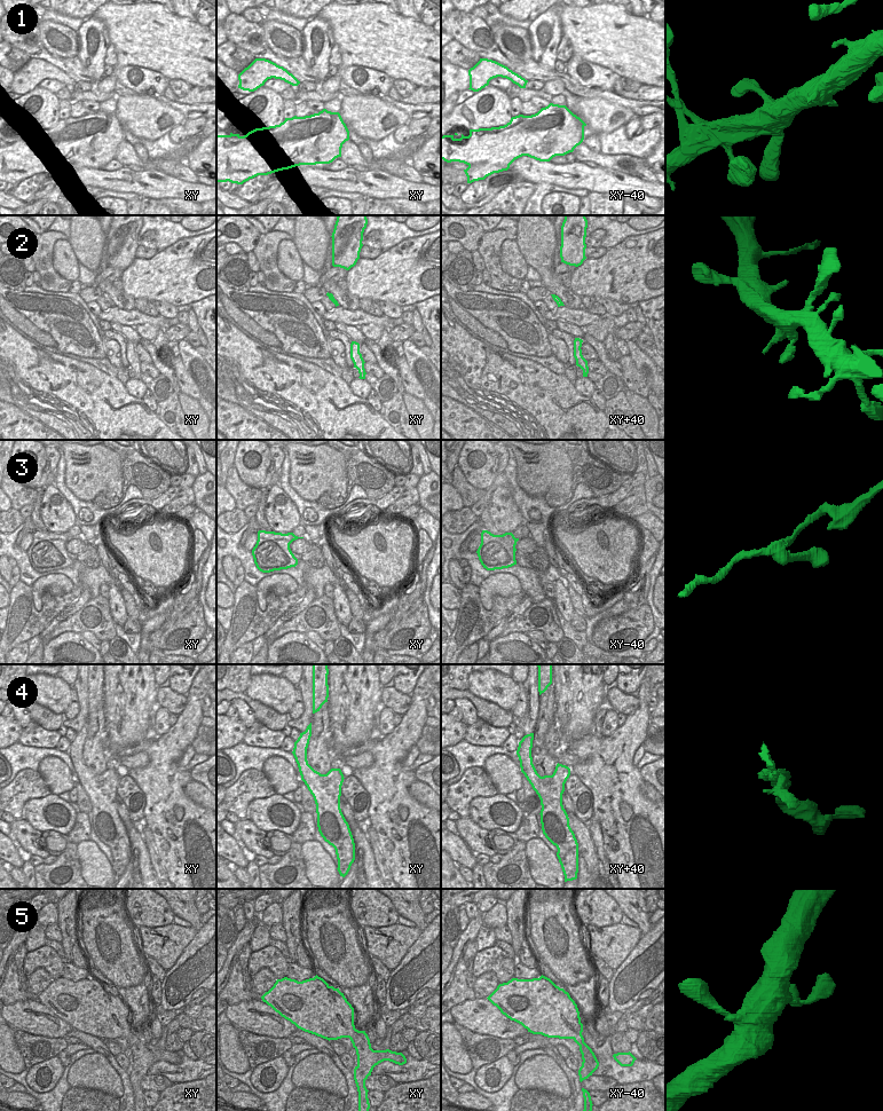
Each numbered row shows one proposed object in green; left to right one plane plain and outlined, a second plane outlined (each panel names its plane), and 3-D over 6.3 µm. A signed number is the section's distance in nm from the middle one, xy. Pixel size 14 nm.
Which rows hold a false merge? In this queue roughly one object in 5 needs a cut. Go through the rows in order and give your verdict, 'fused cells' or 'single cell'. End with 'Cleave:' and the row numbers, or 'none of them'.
1: single cell
2: single cell
3: fused cells
4: single cell
5: single cell
Cleave: 3

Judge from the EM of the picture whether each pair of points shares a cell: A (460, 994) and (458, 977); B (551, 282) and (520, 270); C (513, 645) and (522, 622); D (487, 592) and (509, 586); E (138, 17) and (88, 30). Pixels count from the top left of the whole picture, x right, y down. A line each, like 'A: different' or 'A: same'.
A: same
B: different
C: different
D: same
E: different

